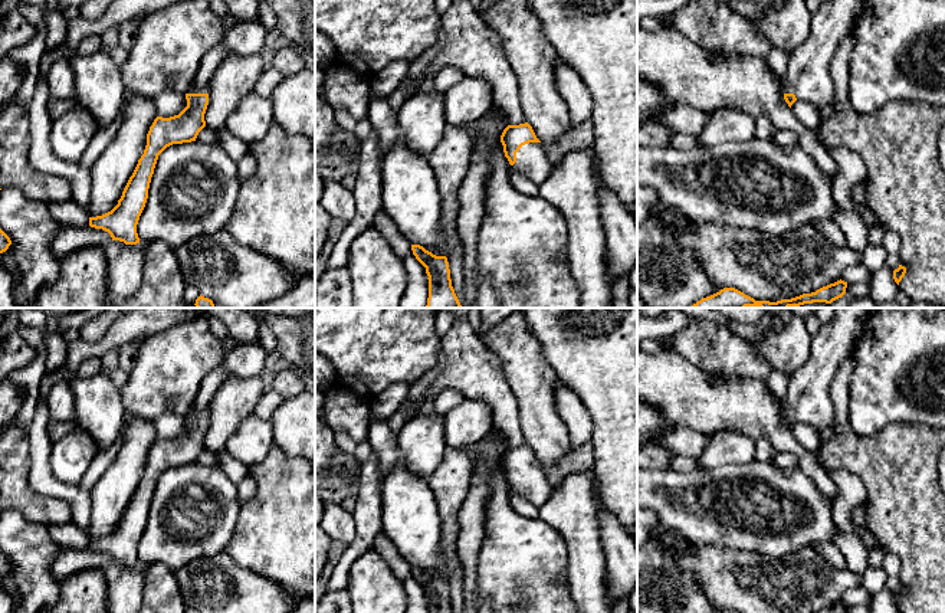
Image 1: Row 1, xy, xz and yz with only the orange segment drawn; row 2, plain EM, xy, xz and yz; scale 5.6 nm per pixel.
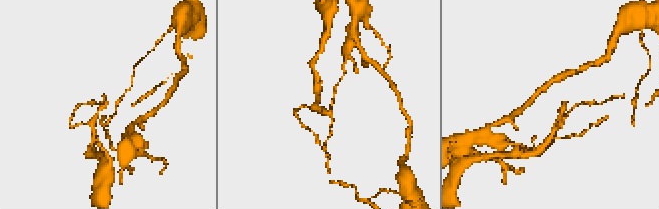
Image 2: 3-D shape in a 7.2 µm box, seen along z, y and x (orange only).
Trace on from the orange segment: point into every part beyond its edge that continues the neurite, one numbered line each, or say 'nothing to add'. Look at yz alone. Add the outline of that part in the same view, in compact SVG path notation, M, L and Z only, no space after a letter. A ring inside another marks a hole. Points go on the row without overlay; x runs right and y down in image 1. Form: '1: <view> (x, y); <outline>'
1: yz (807, 399); M836 308L831 321L811 337L810 358L788 380L781 414L814 426L823 437L821 446L839 436L830 384L841 361L852 354L867 317L866 308Z

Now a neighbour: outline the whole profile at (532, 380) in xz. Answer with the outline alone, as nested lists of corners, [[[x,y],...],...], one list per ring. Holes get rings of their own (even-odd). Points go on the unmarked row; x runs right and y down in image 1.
[[[522,311],[485,332],[485,345],[501,360],[518,401],[526,445],[544,466],[570,453],[570,433],[555,410],[557,371],[547,361]]]

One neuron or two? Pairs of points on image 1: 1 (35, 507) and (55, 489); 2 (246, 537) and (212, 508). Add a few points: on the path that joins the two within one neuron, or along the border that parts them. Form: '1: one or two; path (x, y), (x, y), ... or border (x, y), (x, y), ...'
1: two; border (30, 466), (30, 485), (62, 498), (72, 520)
2: two; border (242, 505), (238, 514), (238, 525), (223, 550)

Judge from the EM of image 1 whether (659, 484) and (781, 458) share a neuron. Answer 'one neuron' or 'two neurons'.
one neuron

